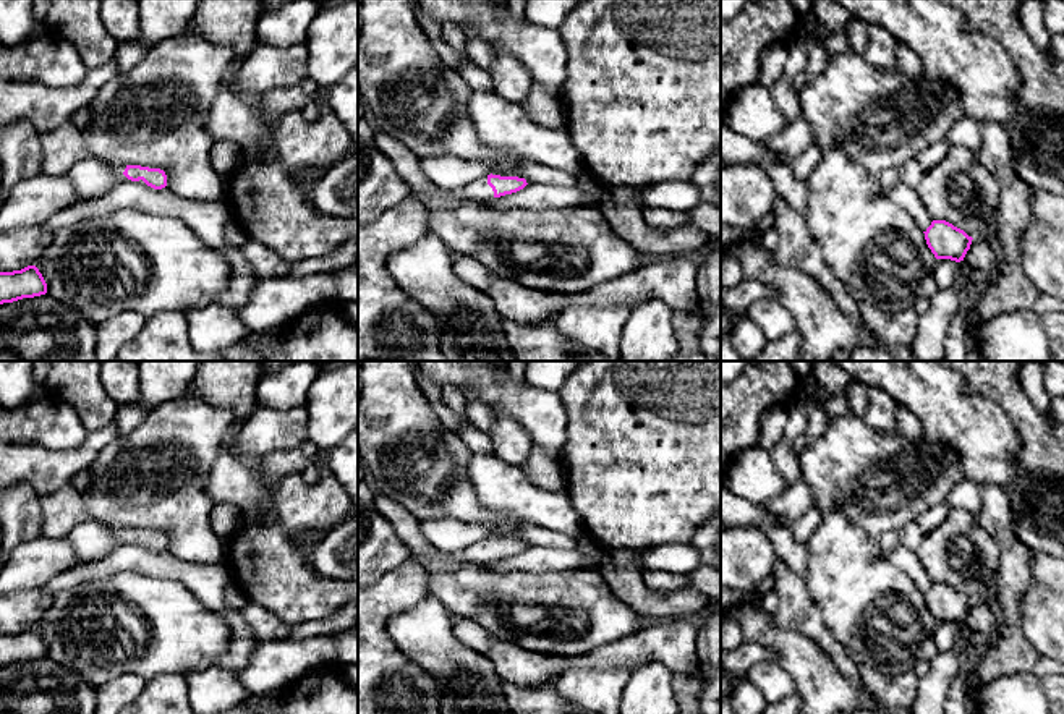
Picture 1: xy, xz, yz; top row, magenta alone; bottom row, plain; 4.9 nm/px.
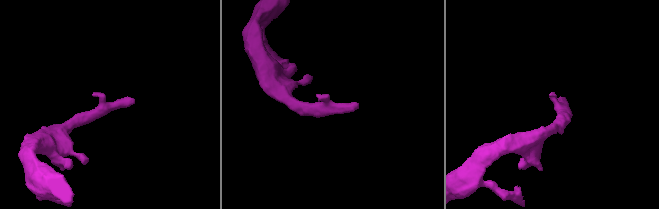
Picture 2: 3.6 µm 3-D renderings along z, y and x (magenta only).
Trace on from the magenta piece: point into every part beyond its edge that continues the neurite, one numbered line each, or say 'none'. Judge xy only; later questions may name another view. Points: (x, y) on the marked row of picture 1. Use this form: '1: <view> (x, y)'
1: xy (119, 169)

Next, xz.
1: xz (480, 190)

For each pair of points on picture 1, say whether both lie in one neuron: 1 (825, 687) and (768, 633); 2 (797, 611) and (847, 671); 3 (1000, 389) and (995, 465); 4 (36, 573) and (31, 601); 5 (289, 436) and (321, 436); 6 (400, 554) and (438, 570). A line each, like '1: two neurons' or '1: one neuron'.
1: one neuron
2: one neuron
3: two neurons
4: two neurons
5: two neurons
6: two neurons

